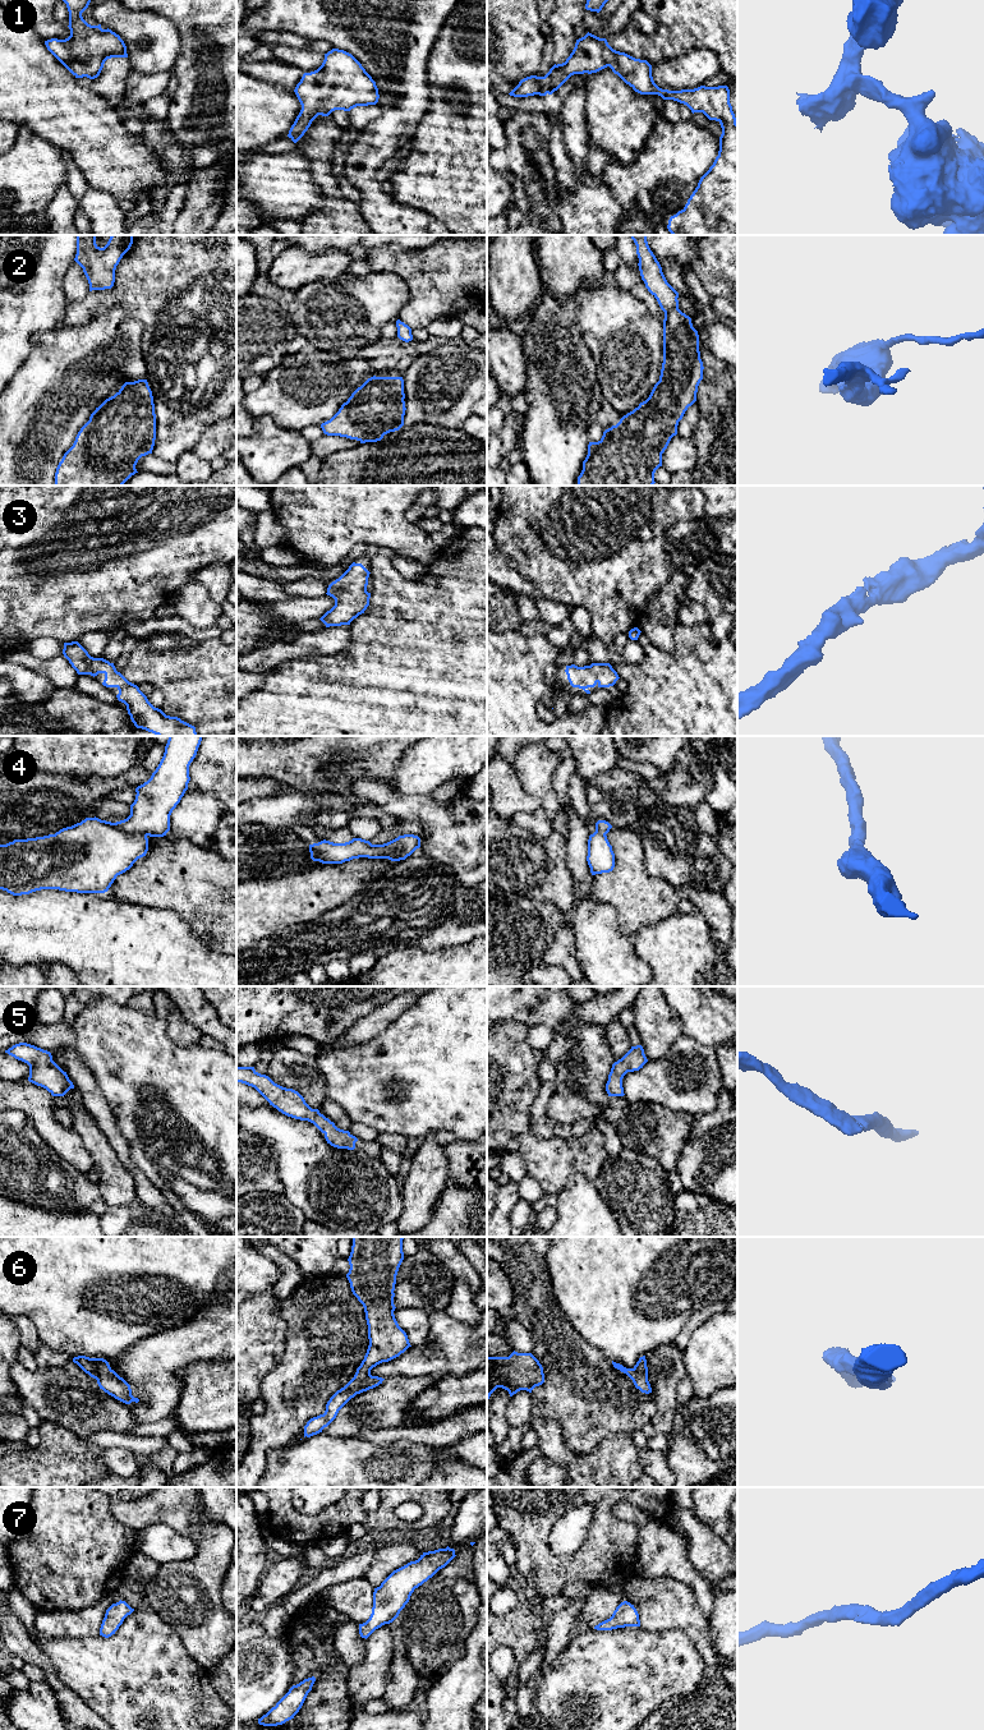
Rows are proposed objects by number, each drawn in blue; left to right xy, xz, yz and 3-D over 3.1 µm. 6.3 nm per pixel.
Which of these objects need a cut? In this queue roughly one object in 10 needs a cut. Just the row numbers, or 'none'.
none

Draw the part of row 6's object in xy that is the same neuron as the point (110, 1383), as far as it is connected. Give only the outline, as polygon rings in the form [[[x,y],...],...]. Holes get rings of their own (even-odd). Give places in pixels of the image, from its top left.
[[[78,1356],[73,1358],[73,1362],[91,1377],[96,1379],[100,1389],[115,1399],[125,1404],[139,1402],[138,1398],[132,1395],[130,1385],[110,1367],[106,1359]]]

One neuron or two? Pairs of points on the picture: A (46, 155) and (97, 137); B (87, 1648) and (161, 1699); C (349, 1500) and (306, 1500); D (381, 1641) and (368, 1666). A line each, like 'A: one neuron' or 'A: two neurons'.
A: two neurons
B: one neuron
C: two neurons
D: one neuron

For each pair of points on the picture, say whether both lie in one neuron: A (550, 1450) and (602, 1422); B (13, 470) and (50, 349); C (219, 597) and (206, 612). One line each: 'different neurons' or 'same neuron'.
A: different neurons
B: same neuron
C: different neurons

